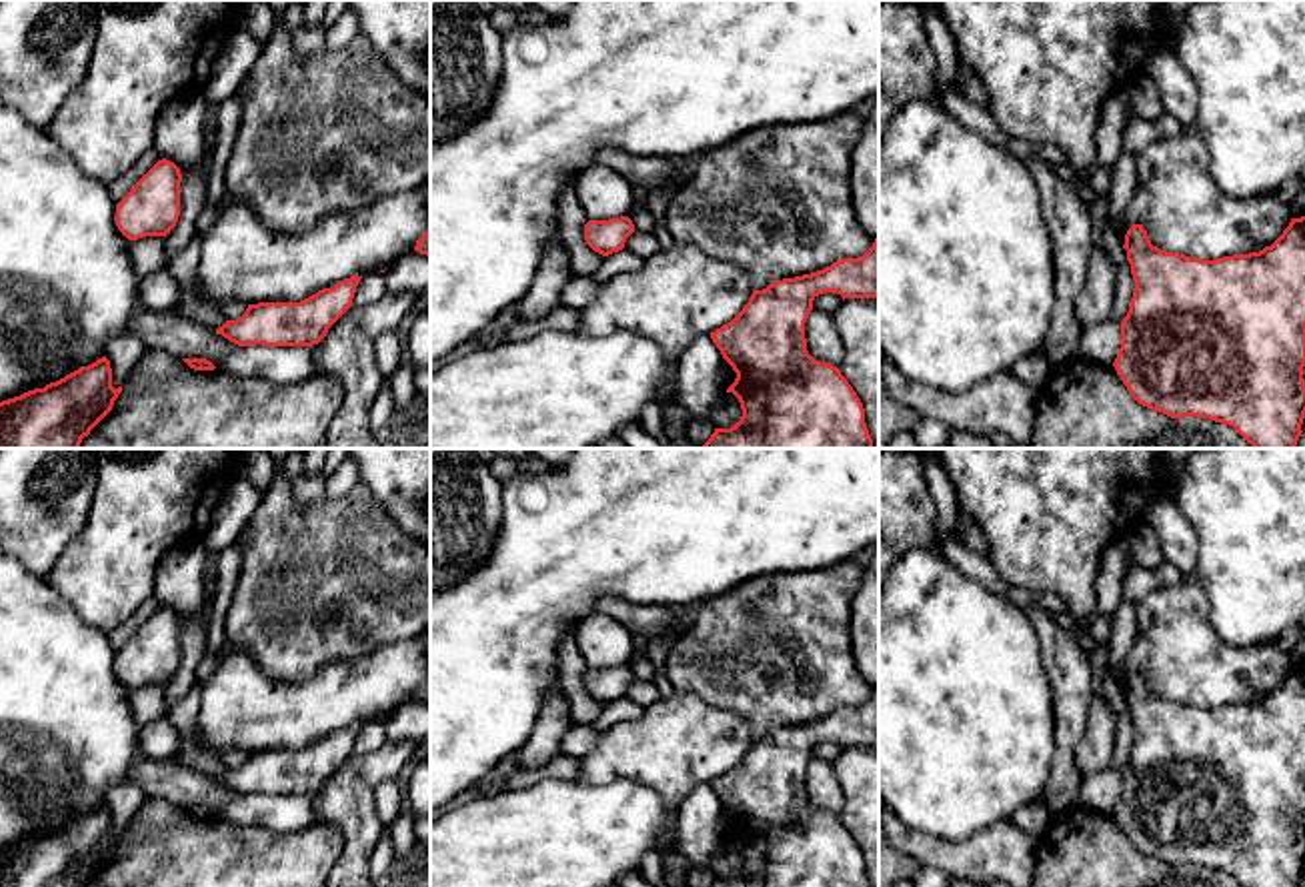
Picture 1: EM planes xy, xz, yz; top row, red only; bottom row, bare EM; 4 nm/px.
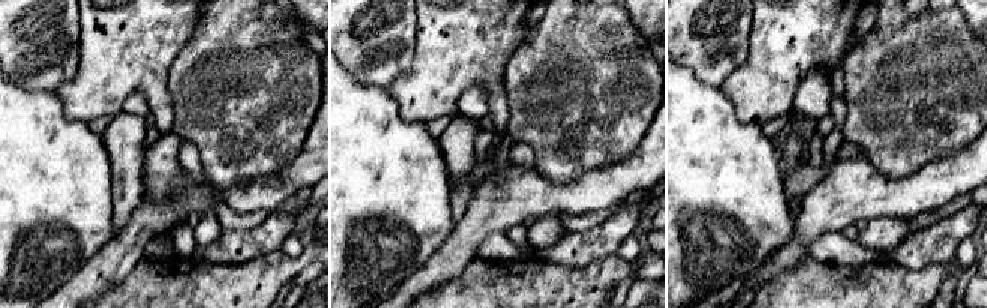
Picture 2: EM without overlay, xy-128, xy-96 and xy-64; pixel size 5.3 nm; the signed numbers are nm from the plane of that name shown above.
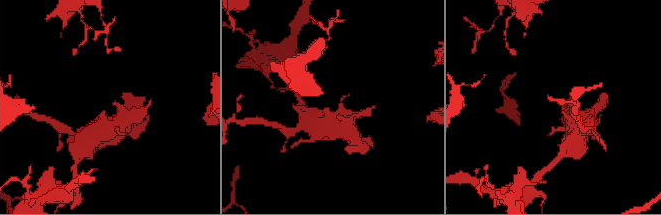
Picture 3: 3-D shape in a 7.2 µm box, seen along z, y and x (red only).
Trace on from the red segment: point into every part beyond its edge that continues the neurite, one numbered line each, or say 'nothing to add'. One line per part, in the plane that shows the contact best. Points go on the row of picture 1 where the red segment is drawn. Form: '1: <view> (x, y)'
nothing to add

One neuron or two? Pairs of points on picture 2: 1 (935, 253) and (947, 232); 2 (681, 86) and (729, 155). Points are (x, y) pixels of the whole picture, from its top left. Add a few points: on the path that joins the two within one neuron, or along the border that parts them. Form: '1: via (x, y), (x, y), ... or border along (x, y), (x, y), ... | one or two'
1: via (935, 248), (944, 236) | one
2: via (681, 102), (681, 107), (713, 138) | one

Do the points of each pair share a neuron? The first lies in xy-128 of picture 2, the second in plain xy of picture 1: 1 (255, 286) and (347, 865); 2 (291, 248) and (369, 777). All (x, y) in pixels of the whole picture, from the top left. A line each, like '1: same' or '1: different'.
1: different
2: different

